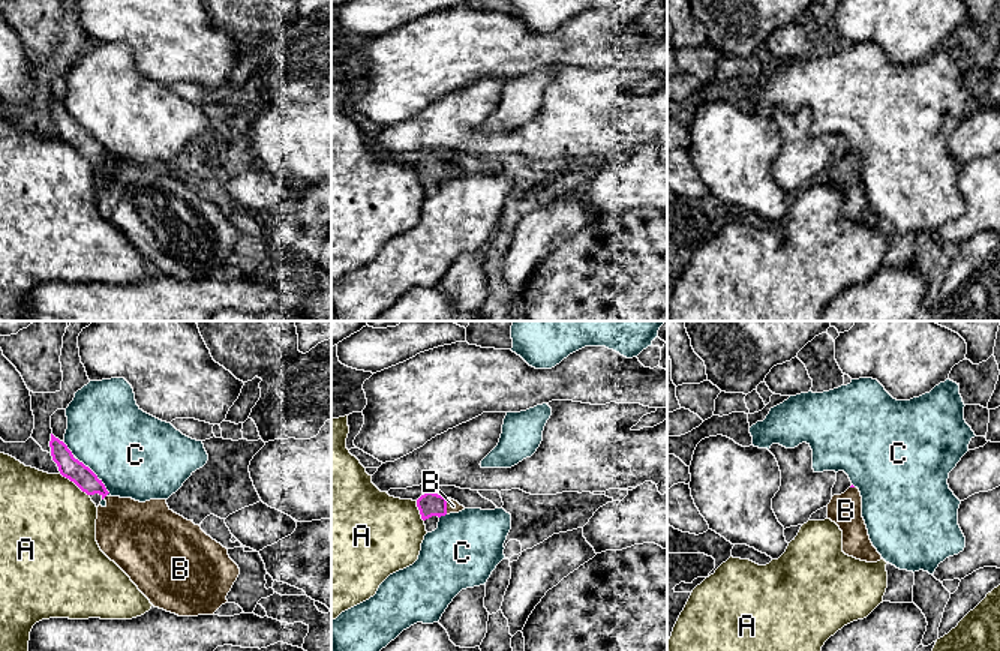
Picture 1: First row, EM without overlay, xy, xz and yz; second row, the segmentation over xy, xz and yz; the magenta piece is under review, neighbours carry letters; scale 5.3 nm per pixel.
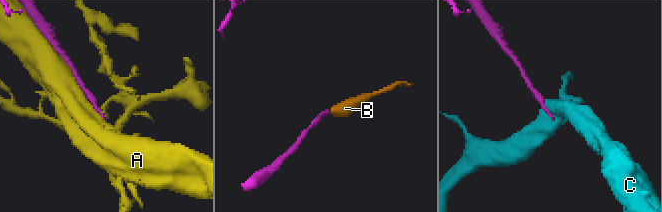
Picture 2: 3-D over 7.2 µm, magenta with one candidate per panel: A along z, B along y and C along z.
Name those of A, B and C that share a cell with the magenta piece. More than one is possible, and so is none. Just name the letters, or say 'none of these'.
B

